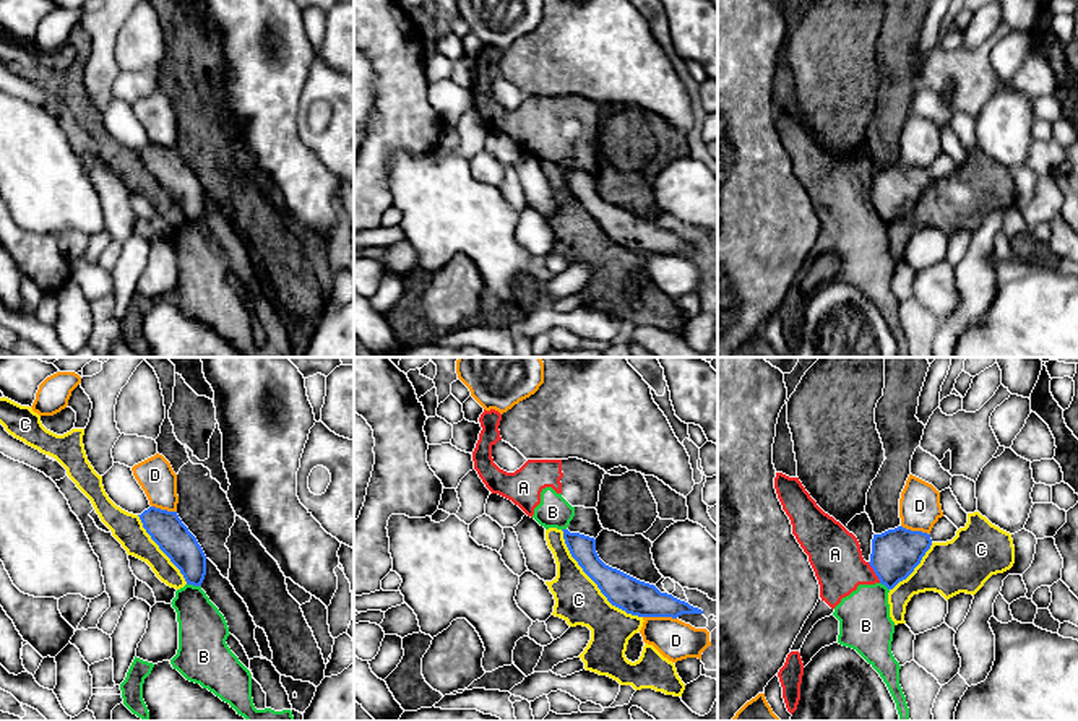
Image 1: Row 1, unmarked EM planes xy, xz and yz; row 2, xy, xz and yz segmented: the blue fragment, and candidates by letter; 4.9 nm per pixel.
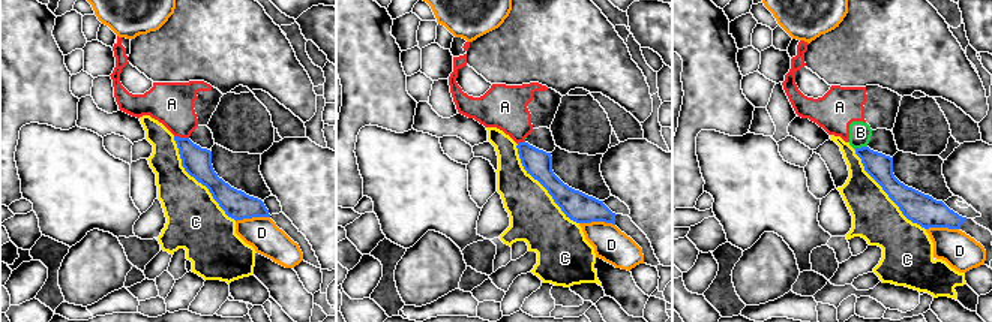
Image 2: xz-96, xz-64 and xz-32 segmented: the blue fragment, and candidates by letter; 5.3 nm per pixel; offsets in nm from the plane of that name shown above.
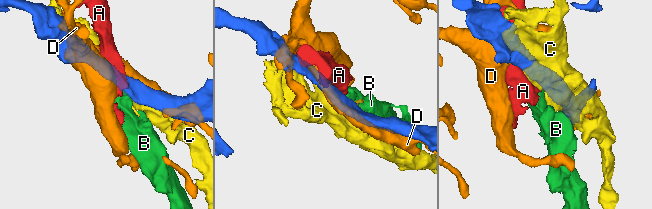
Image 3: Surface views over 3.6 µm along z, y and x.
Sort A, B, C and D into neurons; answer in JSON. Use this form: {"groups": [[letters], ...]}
{"groups": [["A", "B"], ["C"], ["D"]]}

